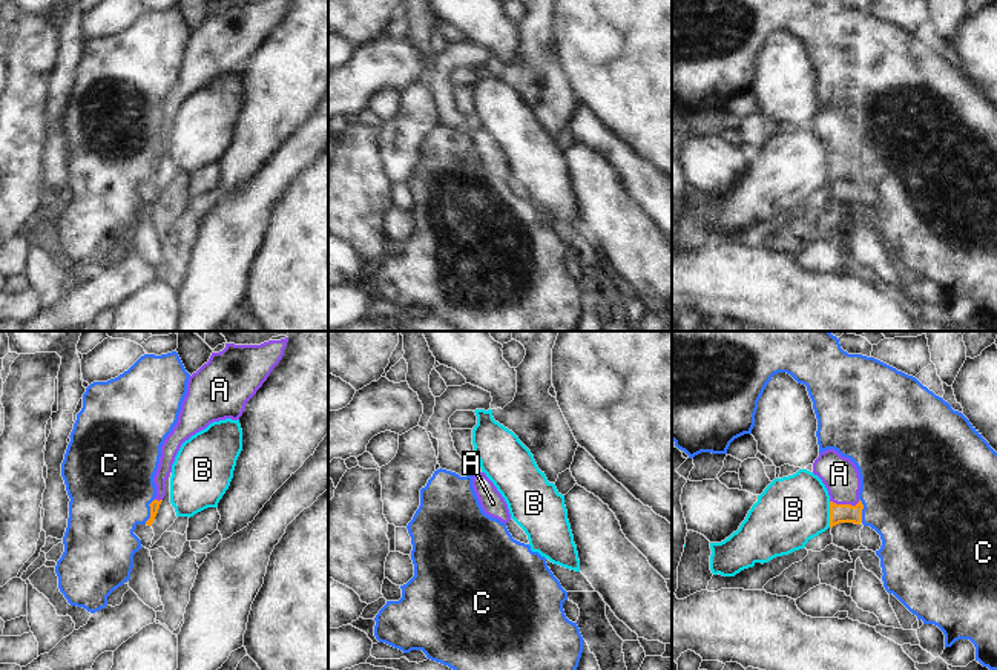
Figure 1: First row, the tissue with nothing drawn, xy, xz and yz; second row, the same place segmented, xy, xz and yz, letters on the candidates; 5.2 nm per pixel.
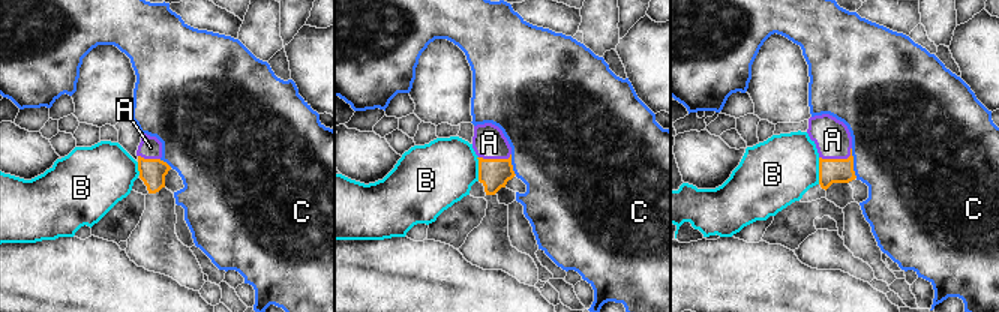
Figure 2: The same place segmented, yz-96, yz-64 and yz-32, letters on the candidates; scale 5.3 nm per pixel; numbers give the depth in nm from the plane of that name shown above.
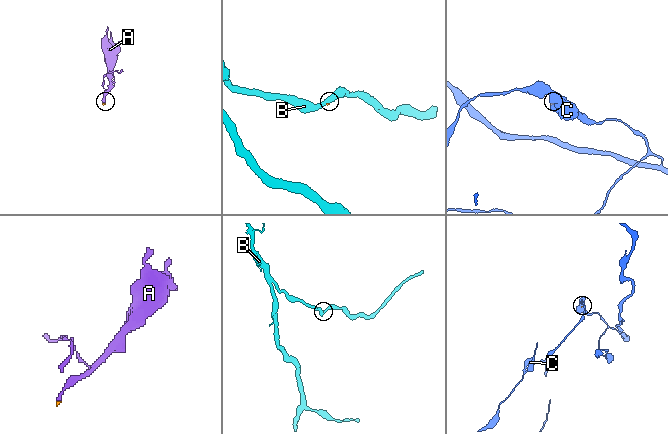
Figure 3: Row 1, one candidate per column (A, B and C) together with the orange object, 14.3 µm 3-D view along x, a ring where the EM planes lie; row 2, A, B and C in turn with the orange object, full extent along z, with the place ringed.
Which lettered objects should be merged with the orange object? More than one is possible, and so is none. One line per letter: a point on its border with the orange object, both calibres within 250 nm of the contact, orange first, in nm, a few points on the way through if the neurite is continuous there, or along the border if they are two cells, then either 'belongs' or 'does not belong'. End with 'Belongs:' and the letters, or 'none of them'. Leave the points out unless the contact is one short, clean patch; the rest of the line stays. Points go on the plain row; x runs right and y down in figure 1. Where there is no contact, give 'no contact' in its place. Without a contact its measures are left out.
A: yz (845, 161) | 100/190 nm | across yz (838, 169), (845, 161), (844, 140), (839, 131) | belongs
B: yz (830, 170) | 100/360 nm | along yz (829, 158), (830, 183) | does not belong
C: xy (151, 167) | 50/440 nm | along xy (154, 155), (149, 161), (149, 175), (144, 180) | does not belong
Belongs: A

